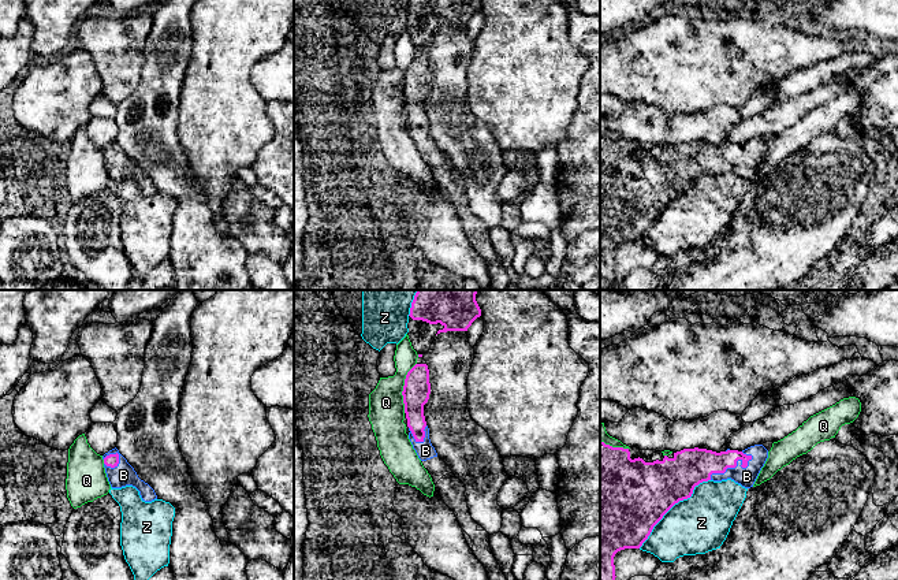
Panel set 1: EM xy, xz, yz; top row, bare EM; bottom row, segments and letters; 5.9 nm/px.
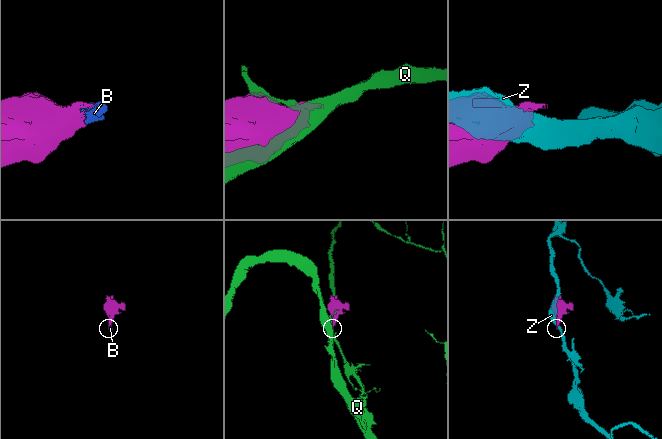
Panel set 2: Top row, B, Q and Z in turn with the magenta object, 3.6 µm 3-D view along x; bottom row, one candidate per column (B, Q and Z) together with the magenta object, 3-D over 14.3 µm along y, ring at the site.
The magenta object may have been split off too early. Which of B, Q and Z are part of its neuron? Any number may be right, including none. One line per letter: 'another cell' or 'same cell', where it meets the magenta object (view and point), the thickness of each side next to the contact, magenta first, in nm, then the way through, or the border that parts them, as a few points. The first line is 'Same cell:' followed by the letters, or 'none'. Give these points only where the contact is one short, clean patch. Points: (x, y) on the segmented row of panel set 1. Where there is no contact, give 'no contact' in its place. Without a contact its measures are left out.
Same cell: B
B: same cell; meets magenta in yz at (734, 467); 220 nm thick on the magenta side, 110 nm on the other
Q: another cell; meets magenta in xz at (403, 387); 160 nm thick on the magenta side, 200 nm on the other
Z: another cell; meets magenta in yz at (673, 505); 440 nm thick on the magenta side, 340 nm on the other

